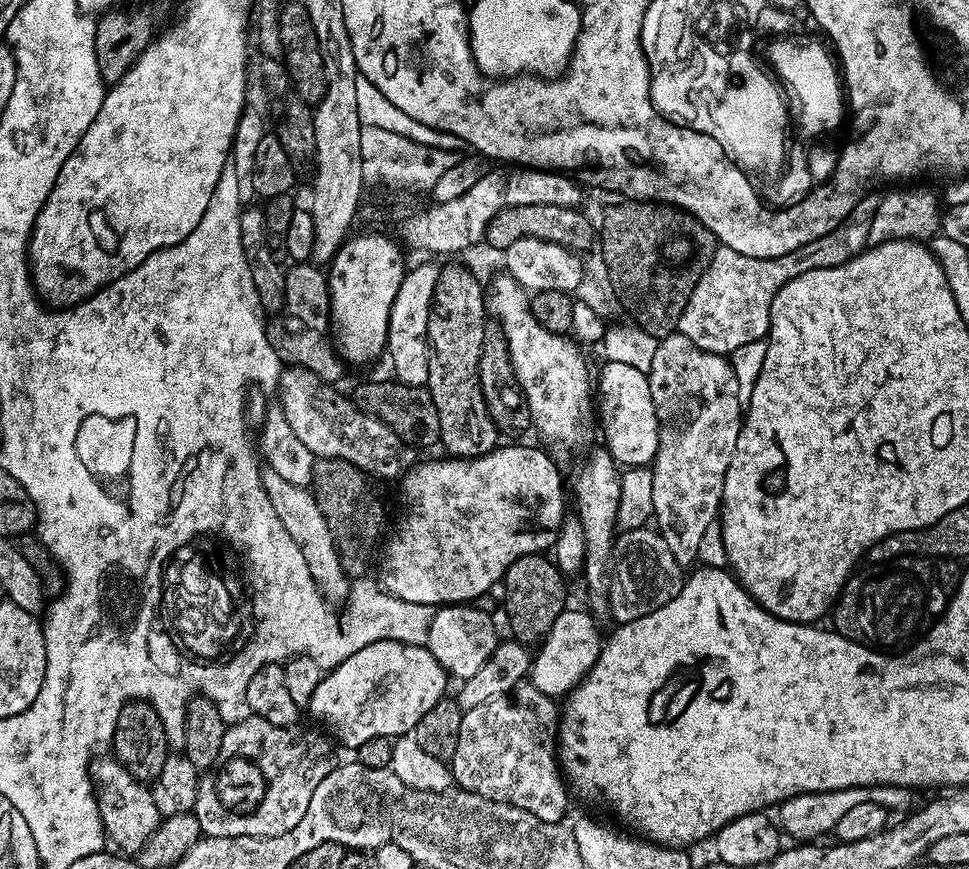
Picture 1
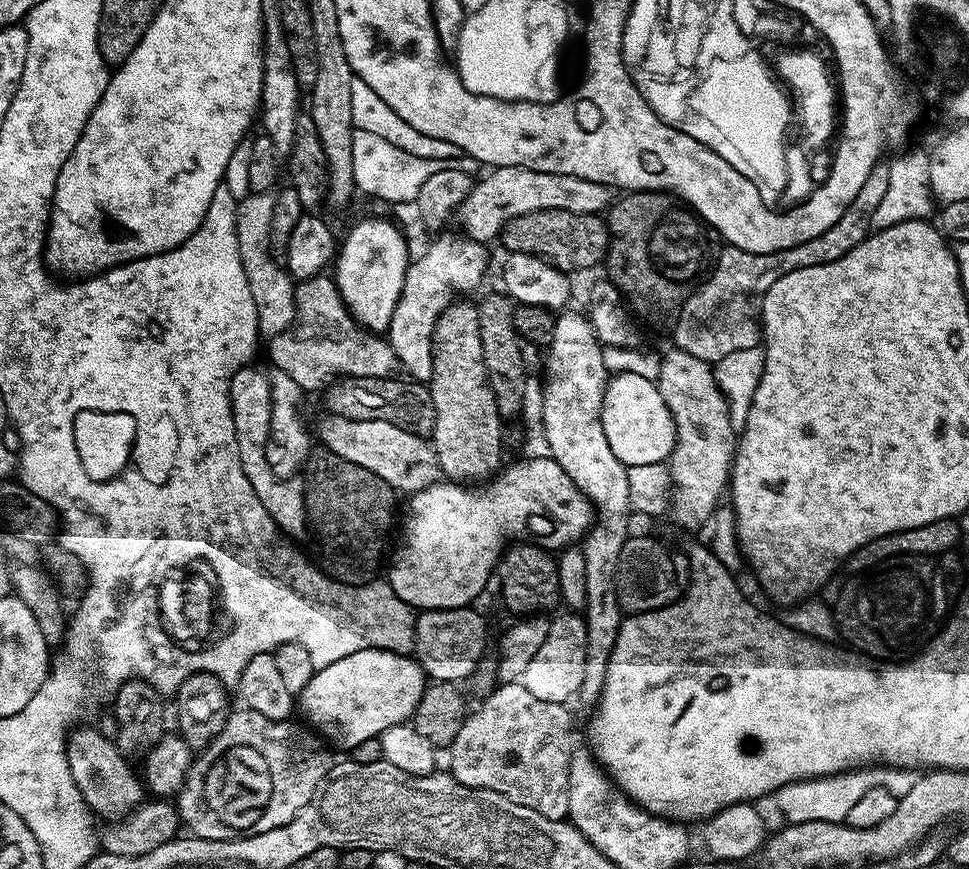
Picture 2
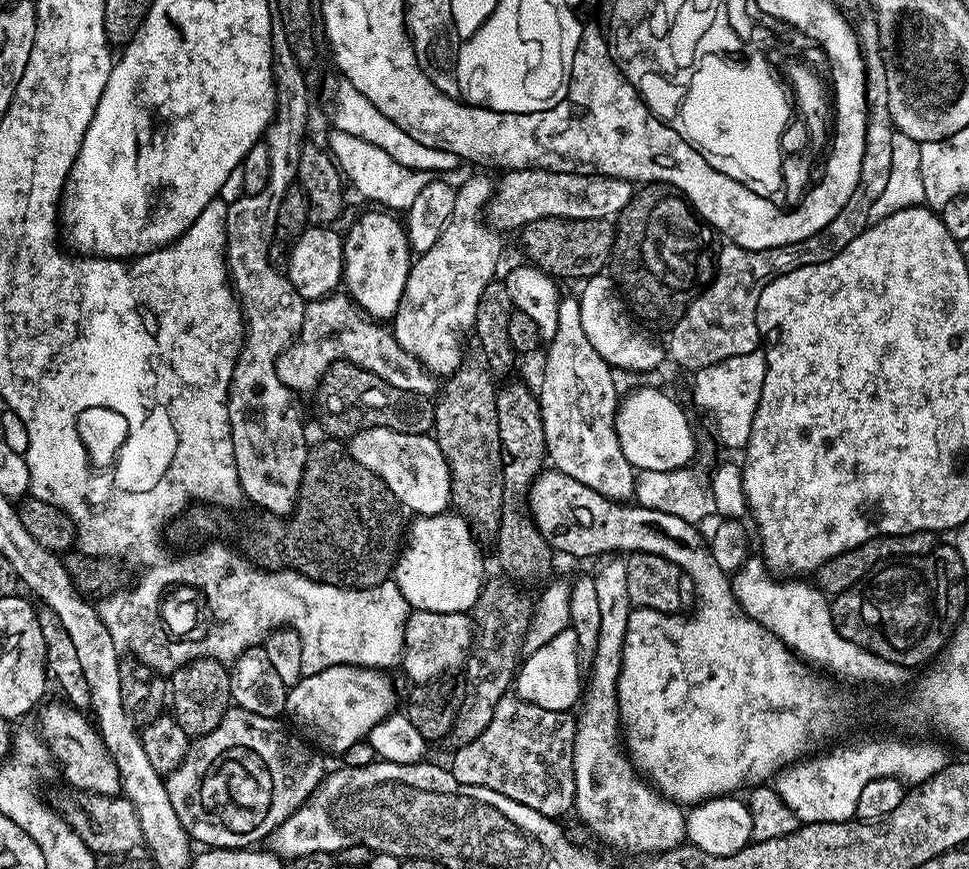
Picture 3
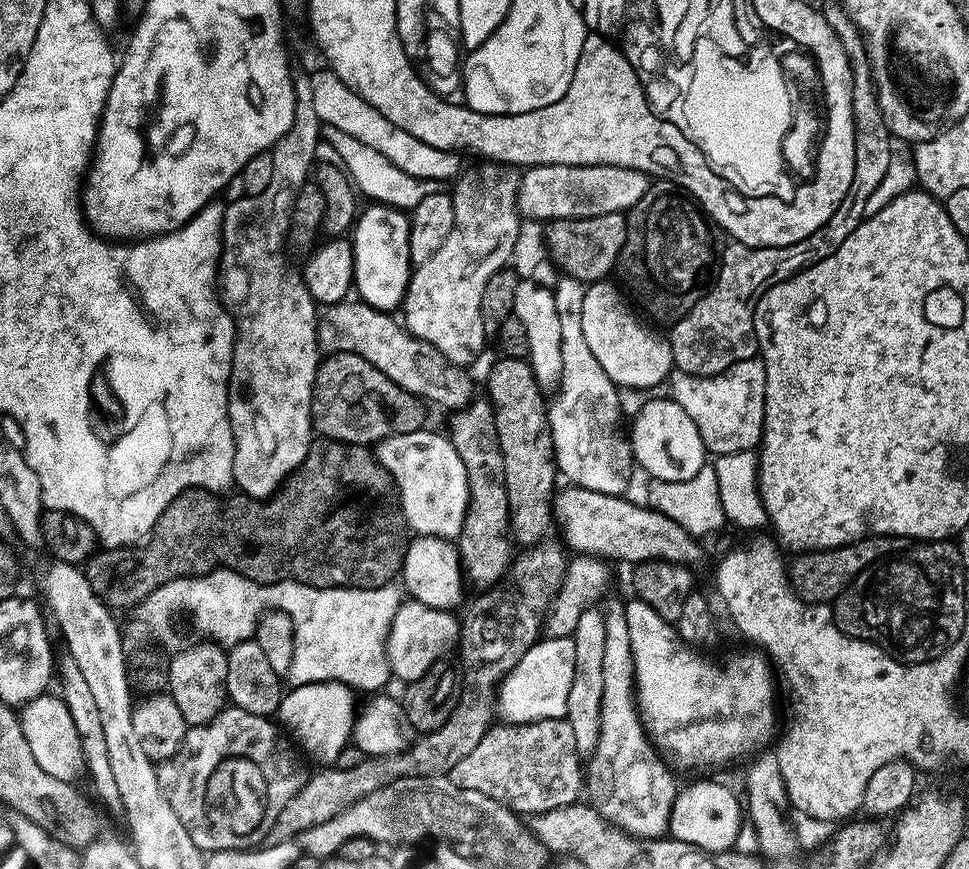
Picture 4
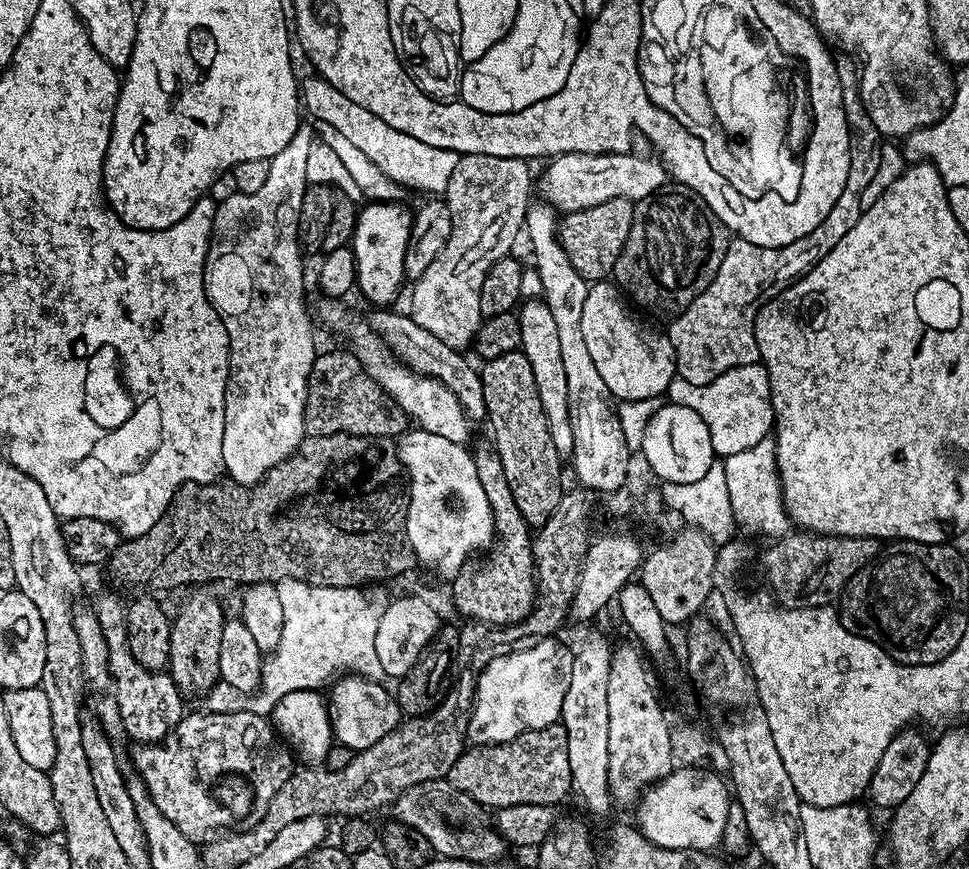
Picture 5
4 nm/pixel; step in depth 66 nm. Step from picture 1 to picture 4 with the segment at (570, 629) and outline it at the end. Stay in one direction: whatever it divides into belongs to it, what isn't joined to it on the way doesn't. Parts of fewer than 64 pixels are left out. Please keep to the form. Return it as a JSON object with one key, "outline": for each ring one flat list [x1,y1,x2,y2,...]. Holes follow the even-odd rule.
{"outline":[[548,636,529,643,522,658,500,680,494,708,501,721,559,720,568,715,568,695,574,682,574,642,571,636]]}

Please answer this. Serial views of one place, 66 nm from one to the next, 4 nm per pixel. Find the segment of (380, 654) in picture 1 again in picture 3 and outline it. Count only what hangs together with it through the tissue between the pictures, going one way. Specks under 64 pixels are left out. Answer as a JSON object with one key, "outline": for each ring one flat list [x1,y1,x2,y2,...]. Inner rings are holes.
{"outline":[[336,664,312,676,303,675,296,685,289,687,284,712,301,728,301,733,309,732,325,753,343,754,348,747,363,741,378,722,397,711,396,688,388,675,378,667,352,664]]}

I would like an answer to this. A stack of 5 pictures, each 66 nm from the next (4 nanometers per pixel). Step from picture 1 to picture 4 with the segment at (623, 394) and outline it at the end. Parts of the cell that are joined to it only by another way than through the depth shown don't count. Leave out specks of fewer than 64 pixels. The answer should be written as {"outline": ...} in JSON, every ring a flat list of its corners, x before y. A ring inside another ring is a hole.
{"outline":[[649,398,630,424,630,443,635,463,651,475,651,479,666,482,685,482,699,474,706,463,706,449,698,426,694,426,690,414,682,410,675,400]]}

